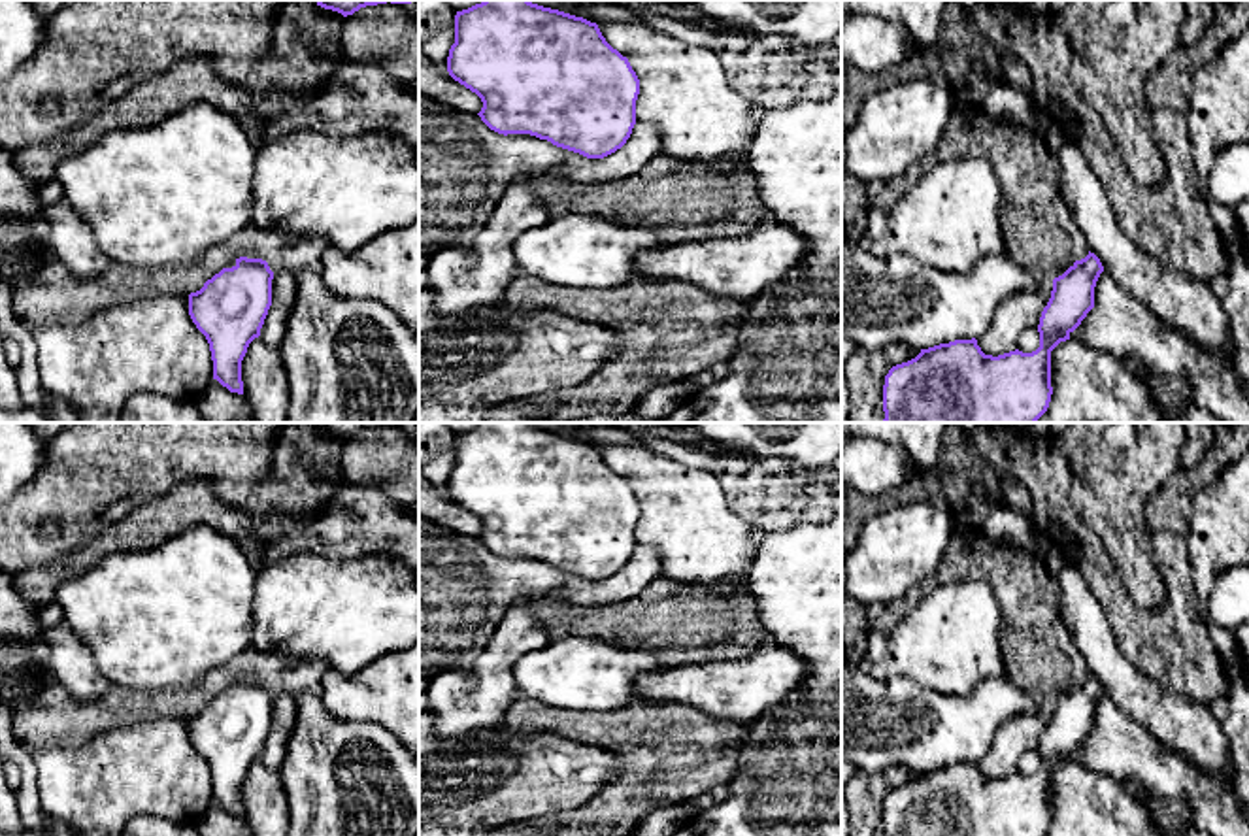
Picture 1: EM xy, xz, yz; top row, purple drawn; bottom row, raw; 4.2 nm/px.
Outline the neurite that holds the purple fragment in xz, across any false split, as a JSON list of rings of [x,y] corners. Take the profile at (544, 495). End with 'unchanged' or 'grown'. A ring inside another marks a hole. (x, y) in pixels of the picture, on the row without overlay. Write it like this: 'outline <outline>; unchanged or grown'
outline [[[483,423],[457,434],[447,494],[481,521],[477,538],[504,559],[530,557],[587,581],[604,581],[626,566],[636,547],[640,502],[628,481],[606,464],[596,445],[530,423]]]; unchanged

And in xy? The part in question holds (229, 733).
outline [[[236,681],[232,691],[223,691],[204,710],[189,717],[189,738],[206,759],[213,783],[213,802],[230,815],[243,817],[241,783],[249,766],[260,759],[260,751],[272,728],[274,694],[262,681]]]; unchanged

